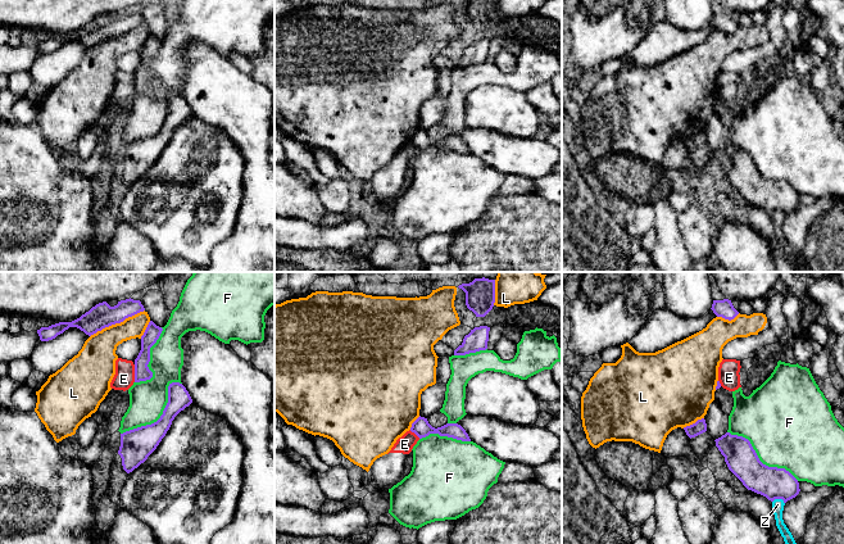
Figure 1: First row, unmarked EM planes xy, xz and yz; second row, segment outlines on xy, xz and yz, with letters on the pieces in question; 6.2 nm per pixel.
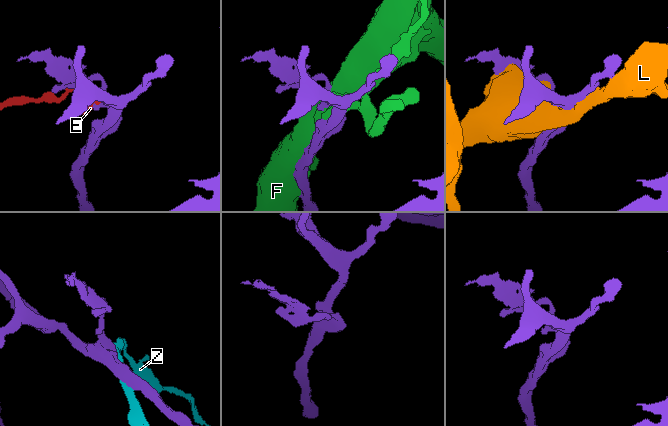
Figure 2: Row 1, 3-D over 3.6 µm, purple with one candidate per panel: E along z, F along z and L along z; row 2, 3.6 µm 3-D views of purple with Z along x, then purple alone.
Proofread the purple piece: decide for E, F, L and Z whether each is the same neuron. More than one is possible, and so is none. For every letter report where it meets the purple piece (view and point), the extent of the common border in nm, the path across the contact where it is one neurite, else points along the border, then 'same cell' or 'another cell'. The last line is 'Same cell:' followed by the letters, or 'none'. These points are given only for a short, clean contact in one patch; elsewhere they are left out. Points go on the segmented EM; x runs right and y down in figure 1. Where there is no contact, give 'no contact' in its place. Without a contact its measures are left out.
E: xy (135, 374) | 110 nm | along xy (134, 365), (135, 381) | another cell
F: xy (162, 415) | 500 nm | another cell
L: xy (117, 322) | 380 nm | another cell
Z: yz (777, 498) | 80 nm | another cell
Same cell: none

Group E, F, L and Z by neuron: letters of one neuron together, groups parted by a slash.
E / F / L / Z

